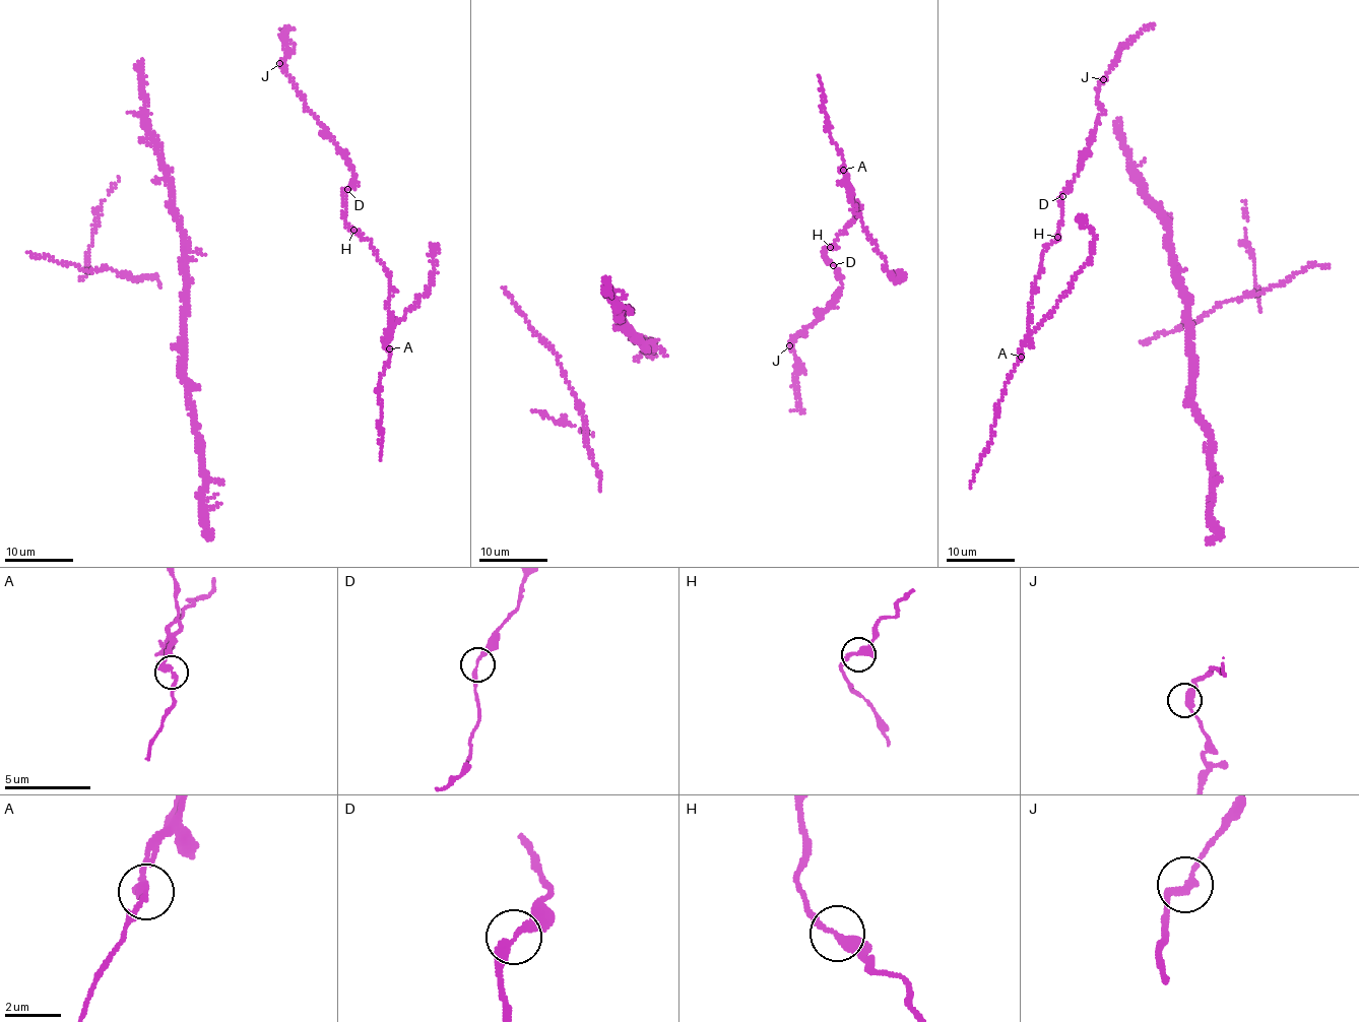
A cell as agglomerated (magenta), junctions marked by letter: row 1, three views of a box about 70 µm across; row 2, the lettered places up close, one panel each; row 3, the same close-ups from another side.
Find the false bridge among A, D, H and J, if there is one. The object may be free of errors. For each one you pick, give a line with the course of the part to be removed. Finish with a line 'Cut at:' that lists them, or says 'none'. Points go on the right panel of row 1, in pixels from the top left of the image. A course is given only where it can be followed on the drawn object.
A: foreign part runs (1021, 356), (1021, 345), (1061, 300), (1090, 258), (1095, 234), (1080, 215)
Cut at: A

